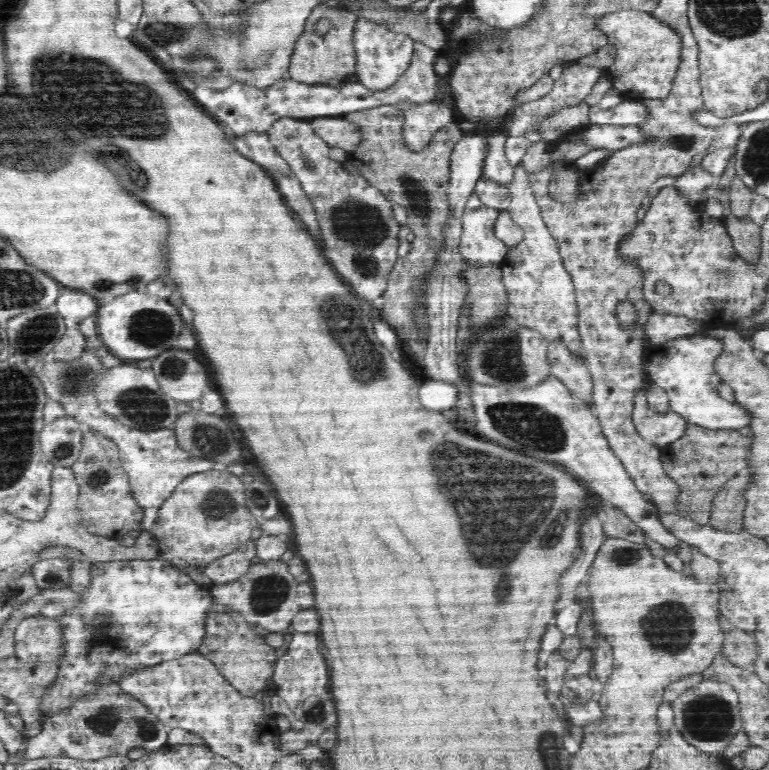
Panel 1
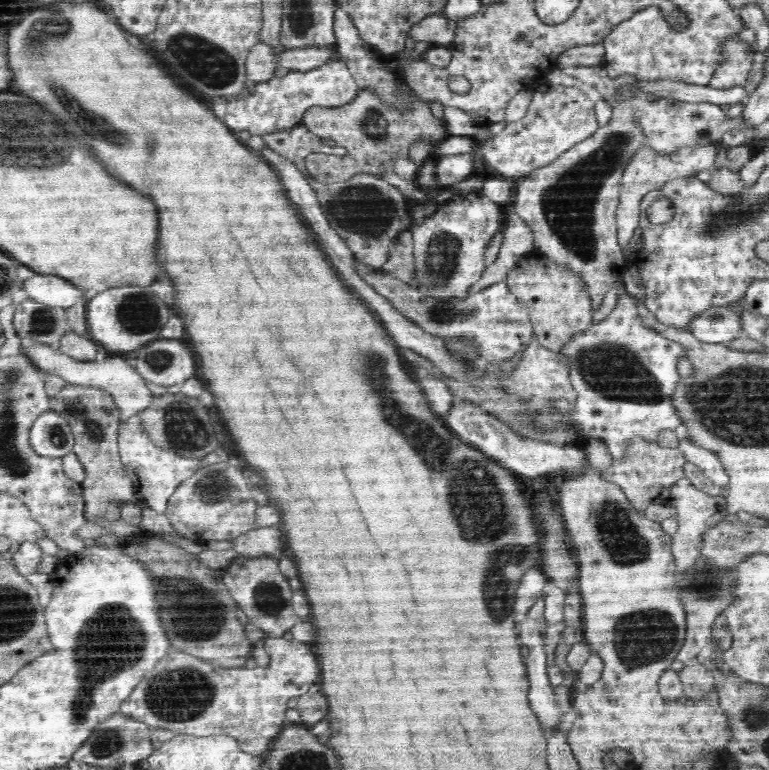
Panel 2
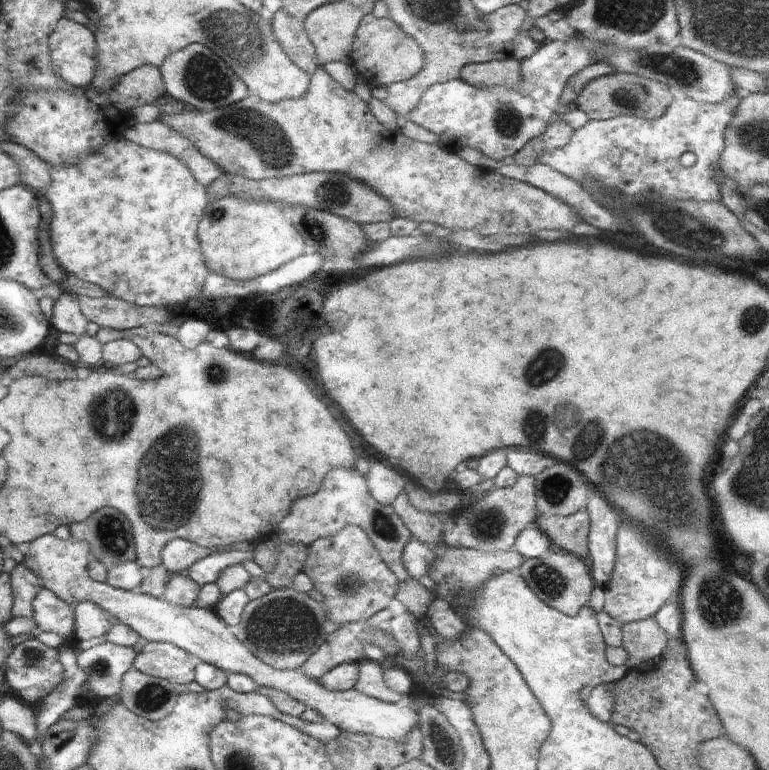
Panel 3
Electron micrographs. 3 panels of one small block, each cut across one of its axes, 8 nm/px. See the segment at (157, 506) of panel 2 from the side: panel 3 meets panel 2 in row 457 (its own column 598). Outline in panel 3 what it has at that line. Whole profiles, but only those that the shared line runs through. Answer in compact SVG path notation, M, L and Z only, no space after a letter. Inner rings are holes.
M732 93L720 103L700 103L691 97L674 98L673 102L666 108L666 112L656 118L648 120L640 116L620 115L612 119L595 120L590 119L582 128L576 129L571 137L570 143L563 149L547 151L539 162L550 166L558 173L564 174L572 180L584 181L591 185L598 185L603 190L606 208L610 210L630 207L637 209L637 204L642 201L645 205L645 198L652 195L663 199L693 199L699 202L721 202L720 186L715 180L719 176L724 178L719 167L720 152L725 148L725 133L729 128L735 111L739 106L741 93ZM686 152L696 155L696 163L689 168L685 168L680 163L680 157ZM617 194L623 195L622 199L617 198Z

